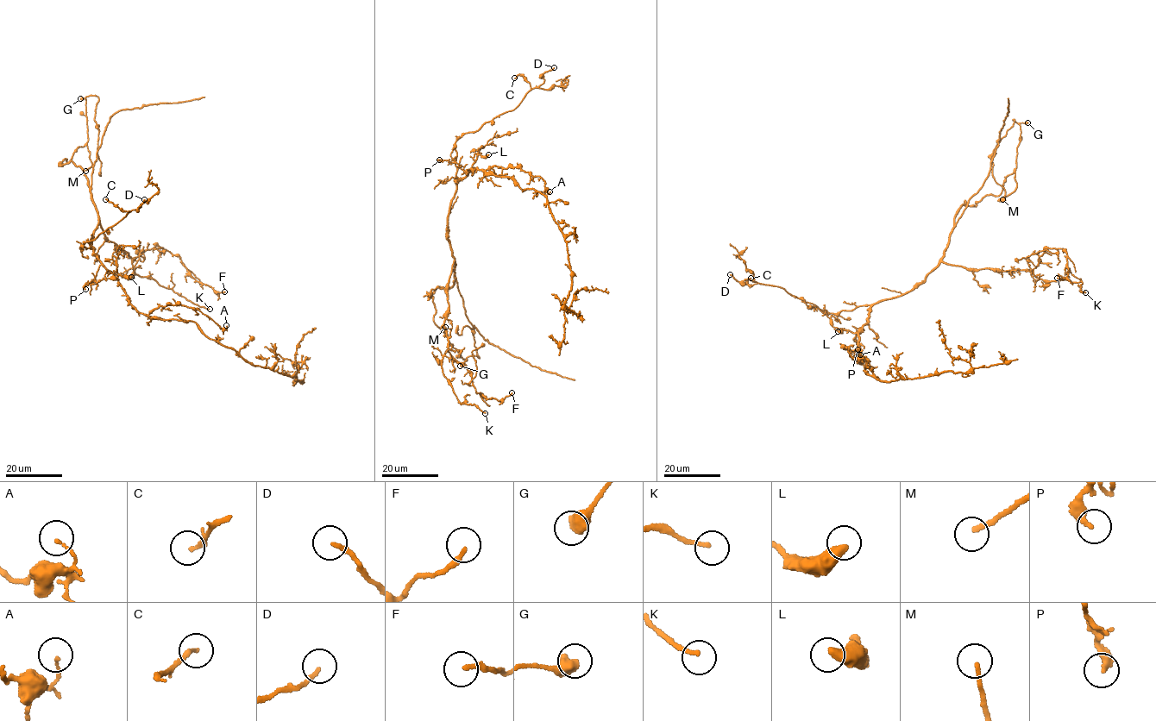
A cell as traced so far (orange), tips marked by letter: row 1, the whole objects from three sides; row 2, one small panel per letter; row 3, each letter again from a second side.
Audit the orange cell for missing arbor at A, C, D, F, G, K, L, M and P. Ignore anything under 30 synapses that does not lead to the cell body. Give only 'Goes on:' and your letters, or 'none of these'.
Goes on: D, K, L, M

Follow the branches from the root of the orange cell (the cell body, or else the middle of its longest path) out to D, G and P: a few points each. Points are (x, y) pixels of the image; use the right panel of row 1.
D: (881, 301), (832, 314), (781, 287), (750, 279), (737, 280), (730, 274)
G: (881, 301), (913, 290), (937, 266), (964, 202), (999, 195), (1016, 166), (1019, 123), (1027, 122)
P: (881, 301), (870, 307), (866, 322), (856, 335), (857, 349)

